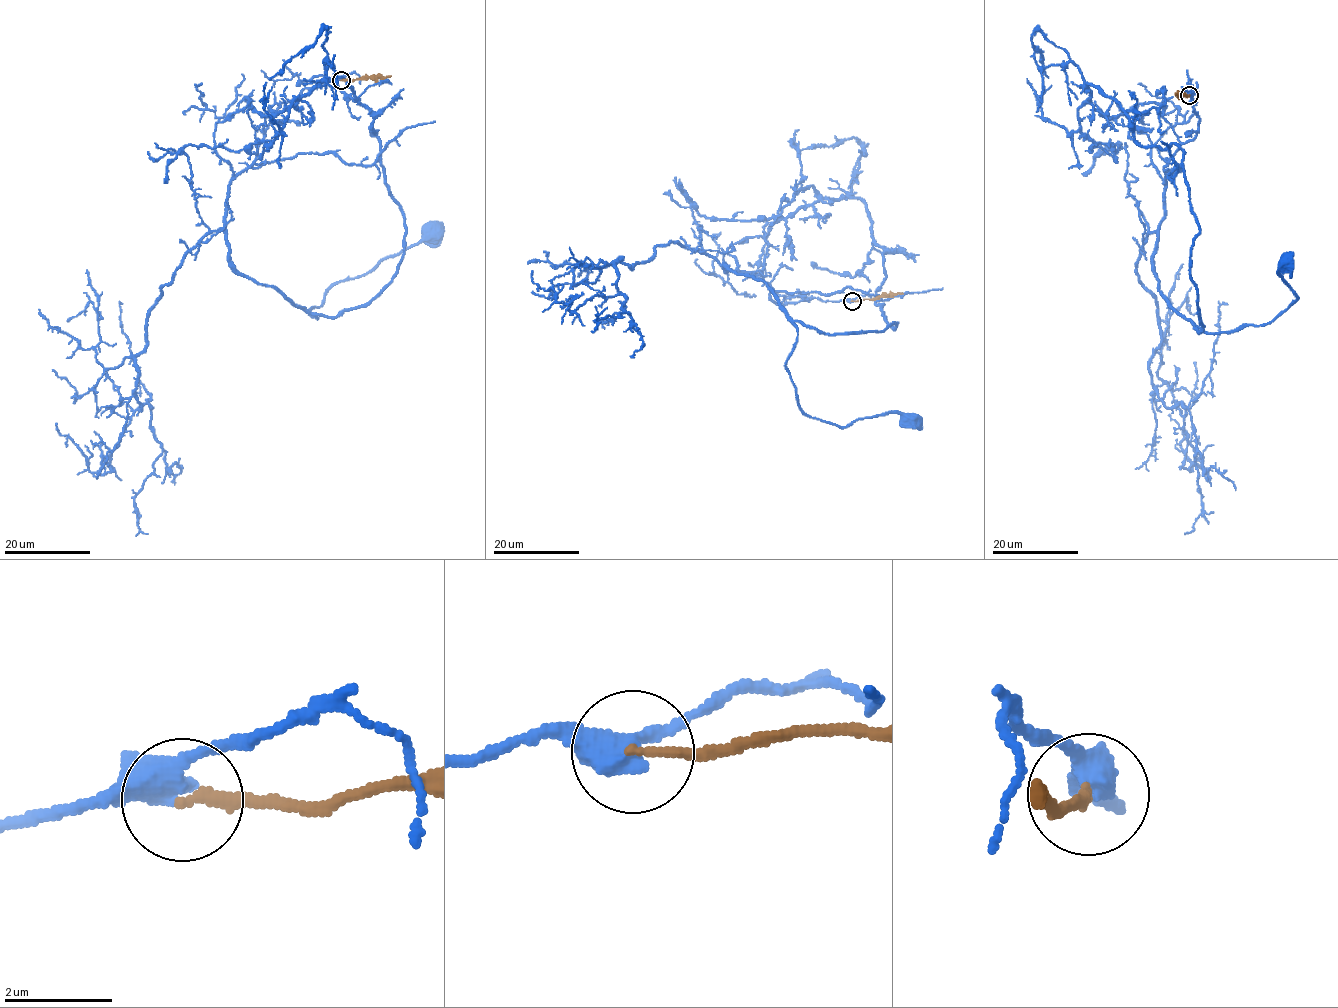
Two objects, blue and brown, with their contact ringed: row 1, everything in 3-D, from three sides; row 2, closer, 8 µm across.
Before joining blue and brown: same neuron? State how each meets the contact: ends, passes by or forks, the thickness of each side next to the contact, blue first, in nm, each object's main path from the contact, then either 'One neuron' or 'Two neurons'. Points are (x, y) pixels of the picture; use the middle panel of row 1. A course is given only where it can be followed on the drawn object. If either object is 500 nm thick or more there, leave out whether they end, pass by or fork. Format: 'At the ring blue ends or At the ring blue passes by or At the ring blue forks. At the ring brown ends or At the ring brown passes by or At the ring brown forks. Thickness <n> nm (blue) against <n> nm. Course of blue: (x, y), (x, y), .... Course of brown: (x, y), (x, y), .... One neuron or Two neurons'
At the ring blue forks. At the ring brown ends. Thickness 360 nm (blue) against 180 nm. Course of blue: (852, 301), (780, 305), (759, 271), (722, 267), (761, 279), (797, 329), (785, 369), (807, 415), (907, 420). Course of brown: (852, 301), (903, 293). Two neurons

